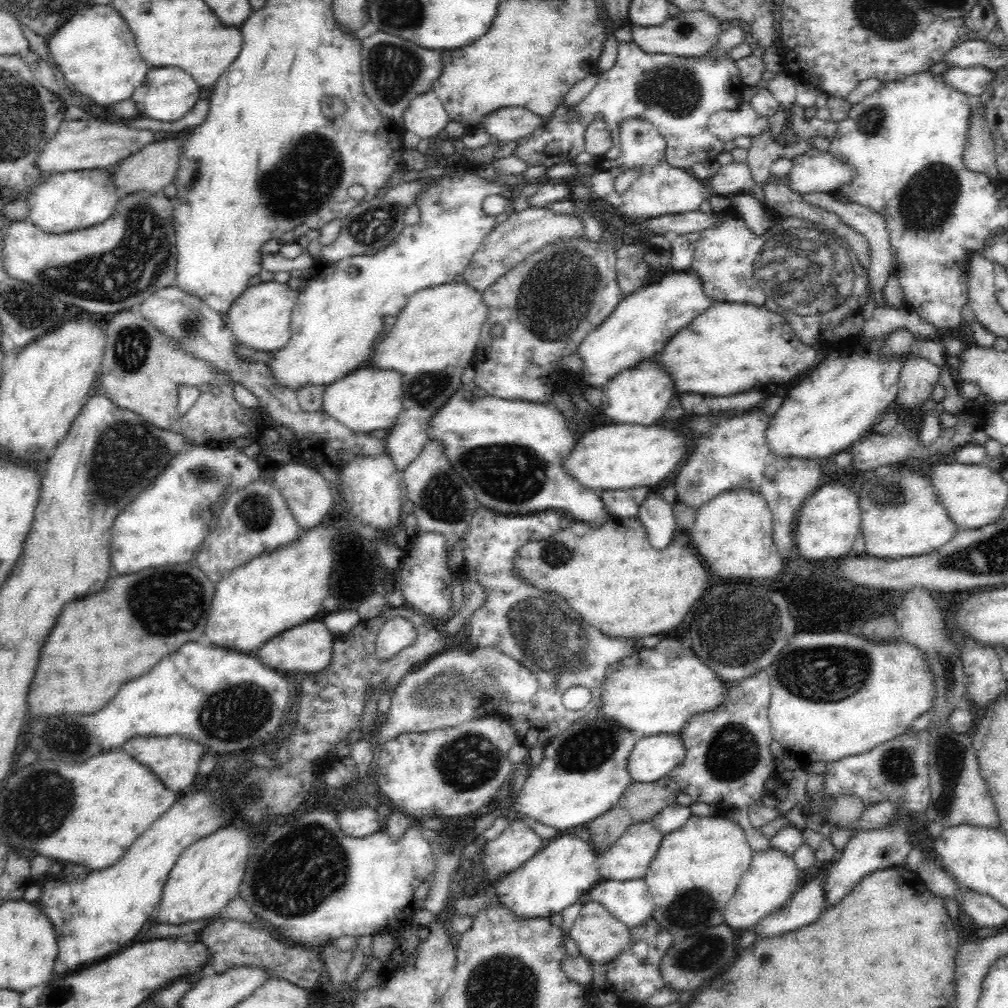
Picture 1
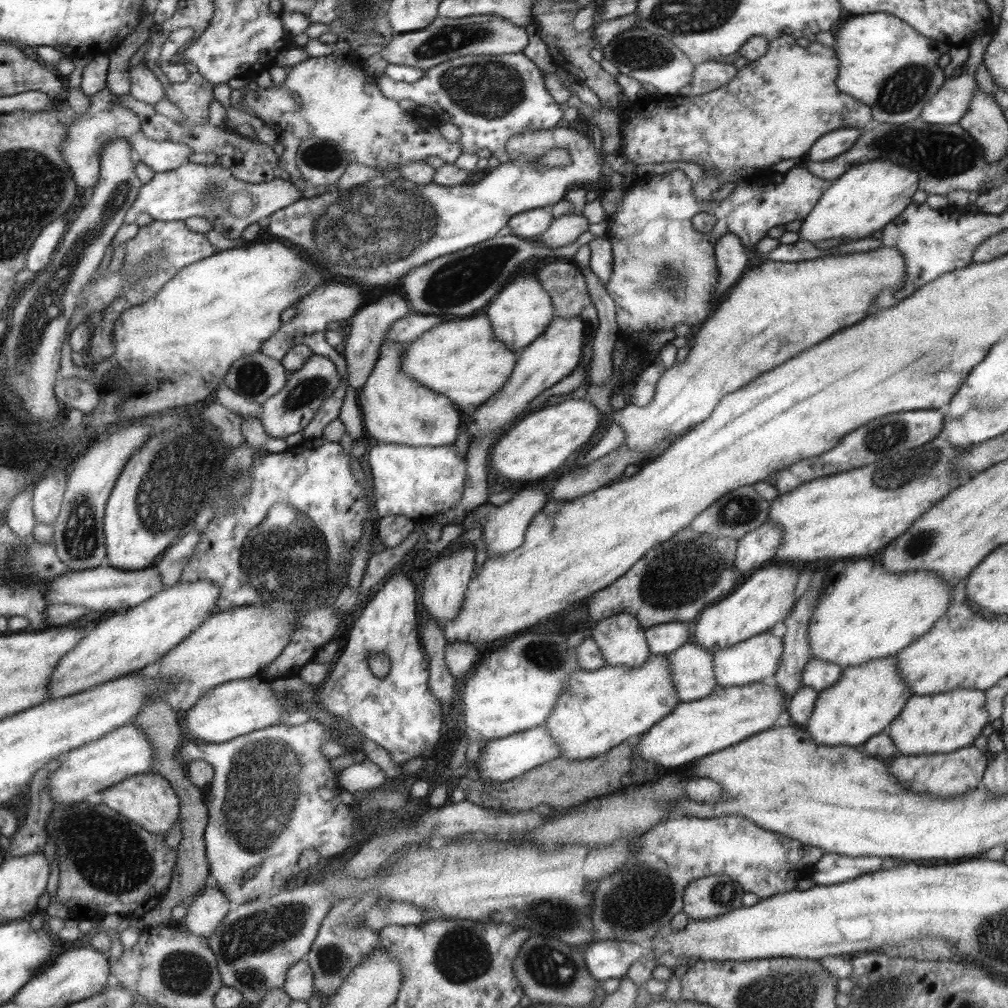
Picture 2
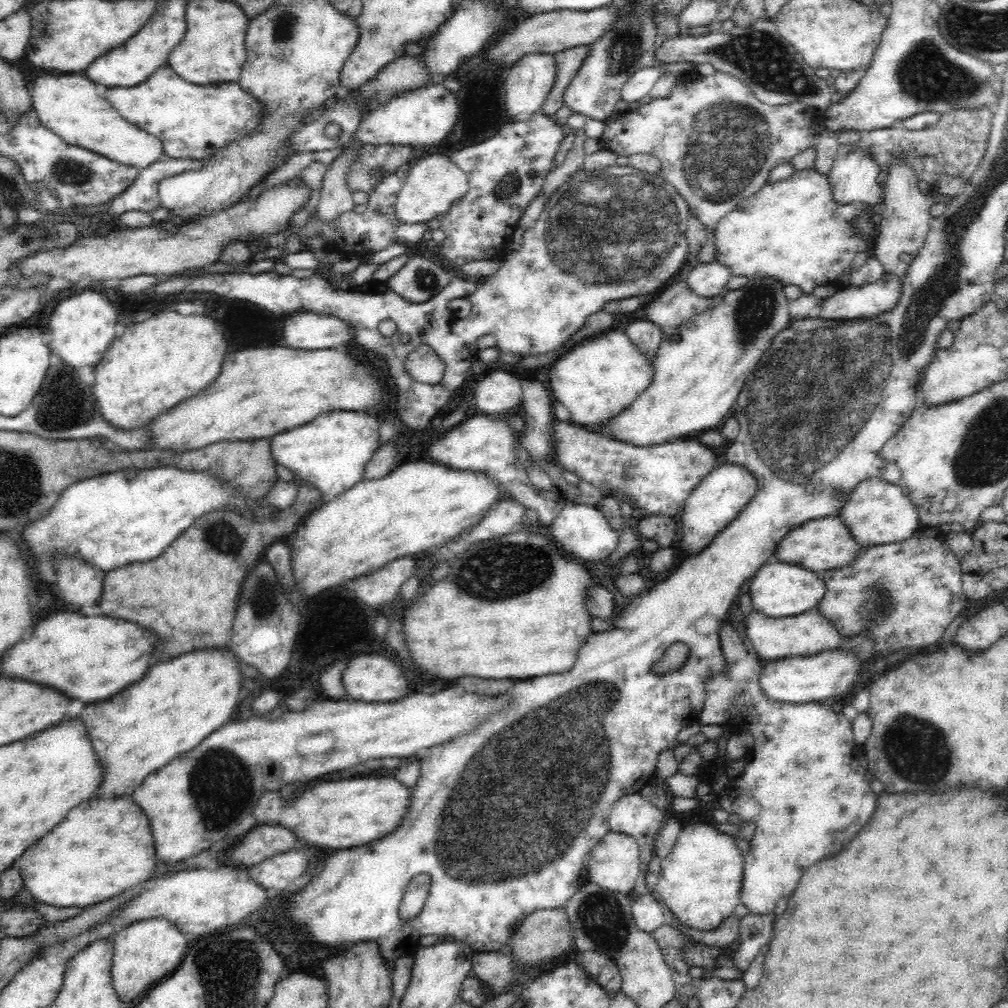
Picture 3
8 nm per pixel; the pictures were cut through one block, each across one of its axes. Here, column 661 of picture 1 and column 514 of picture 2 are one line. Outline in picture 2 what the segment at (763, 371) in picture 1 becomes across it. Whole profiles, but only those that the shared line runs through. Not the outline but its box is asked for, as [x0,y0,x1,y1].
[400,313,519,416]

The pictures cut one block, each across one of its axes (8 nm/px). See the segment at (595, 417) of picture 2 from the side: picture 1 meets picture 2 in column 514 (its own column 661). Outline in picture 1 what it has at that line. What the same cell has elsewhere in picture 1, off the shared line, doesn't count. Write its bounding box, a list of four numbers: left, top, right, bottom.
[563,423,691,492]

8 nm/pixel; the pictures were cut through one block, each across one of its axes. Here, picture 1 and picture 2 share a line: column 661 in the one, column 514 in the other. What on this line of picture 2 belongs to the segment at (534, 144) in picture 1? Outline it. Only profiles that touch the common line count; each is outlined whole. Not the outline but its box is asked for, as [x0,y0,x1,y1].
[375,52,562,163]

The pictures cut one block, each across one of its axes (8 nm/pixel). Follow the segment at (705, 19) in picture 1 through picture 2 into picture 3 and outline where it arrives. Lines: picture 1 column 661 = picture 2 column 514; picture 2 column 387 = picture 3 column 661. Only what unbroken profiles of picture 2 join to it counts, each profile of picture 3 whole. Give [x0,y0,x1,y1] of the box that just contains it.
[655,18,835,112]

